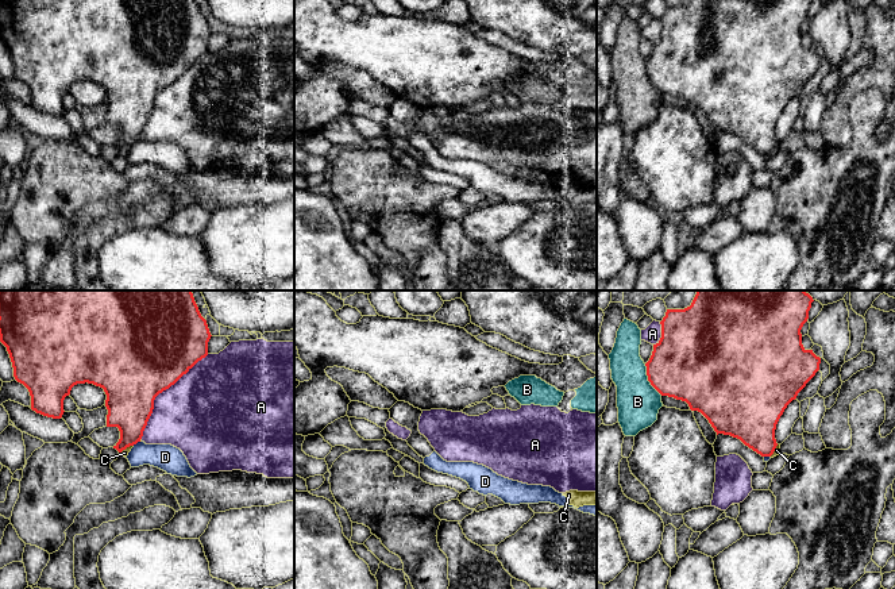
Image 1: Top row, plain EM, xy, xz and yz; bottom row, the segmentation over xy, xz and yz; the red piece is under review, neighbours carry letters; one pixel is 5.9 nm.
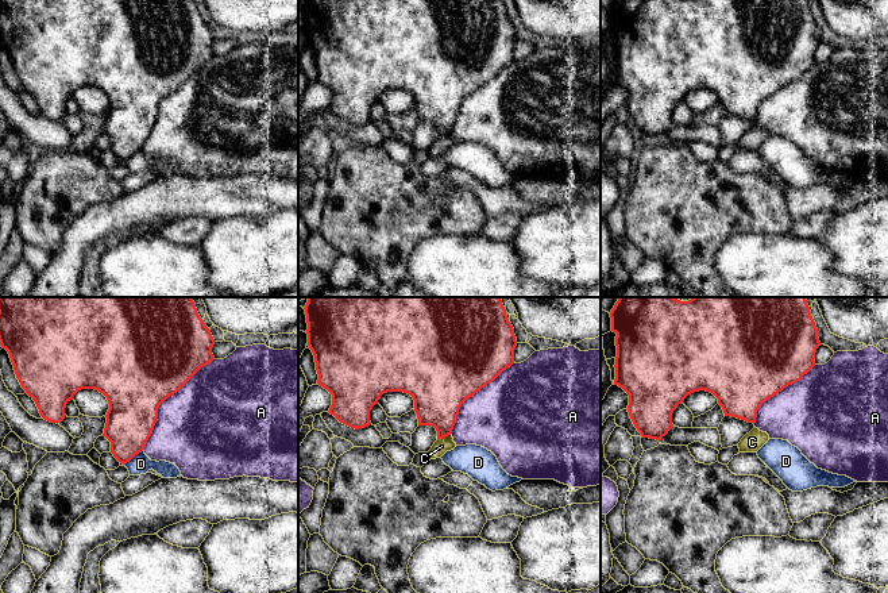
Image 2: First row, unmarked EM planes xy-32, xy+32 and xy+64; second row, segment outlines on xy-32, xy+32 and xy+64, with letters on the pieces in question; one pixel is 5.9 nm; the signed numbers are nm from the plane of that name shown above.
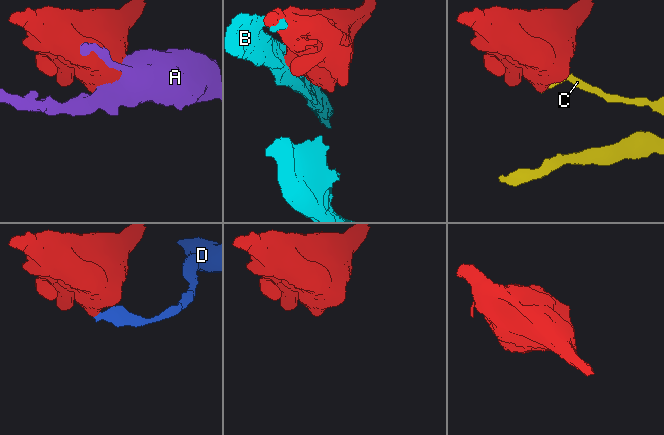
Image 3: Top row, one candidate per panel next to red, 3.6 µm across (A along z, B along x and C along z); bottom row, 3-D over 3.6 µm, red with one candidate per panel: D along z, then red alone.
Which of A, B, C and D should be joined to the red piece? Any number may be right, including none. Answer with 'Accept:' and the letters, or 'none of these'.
Accept: none of these

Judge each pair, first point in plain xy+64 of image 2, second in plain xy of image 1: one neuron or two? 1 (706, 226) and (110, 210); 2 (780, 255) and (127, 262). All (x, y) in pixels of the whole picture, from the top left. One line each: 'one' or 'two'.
1: two
2: one

